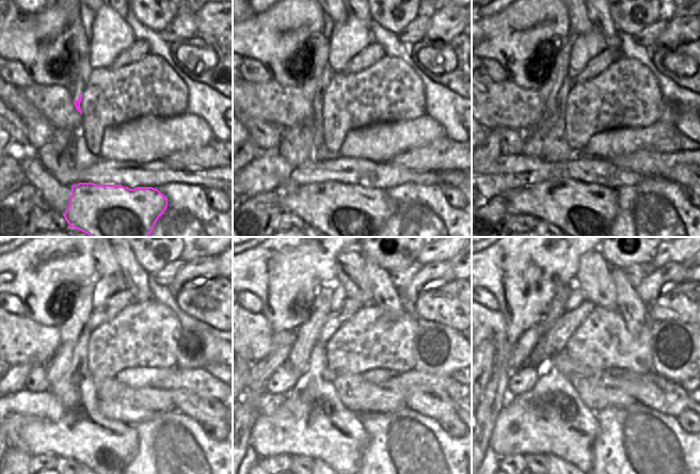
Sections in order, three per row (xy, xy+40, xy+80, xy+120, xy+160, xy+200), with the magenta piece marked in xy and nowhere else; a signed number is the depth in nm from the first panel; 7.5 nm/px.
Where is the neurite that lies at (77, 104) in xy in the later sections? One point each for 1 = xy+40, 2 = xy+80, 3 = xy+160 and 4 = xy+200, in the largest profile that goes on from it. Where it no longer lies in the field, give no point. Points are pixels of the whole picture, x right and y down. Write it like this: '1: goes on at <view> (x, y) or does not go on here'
1: goes on at xy+40 (317, 121)
2: goes on at xy+80 (555, 148)
3: goes on at xy+160 (313, 422)
4: goes on at xy+200 (551, 419)

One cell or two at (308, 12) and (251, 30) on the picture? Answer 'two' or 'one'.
one

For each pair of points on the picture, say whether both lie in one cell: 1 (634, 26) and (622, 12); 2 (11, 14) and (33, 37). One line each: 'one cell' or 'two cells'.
1: one cell
2: two cells

